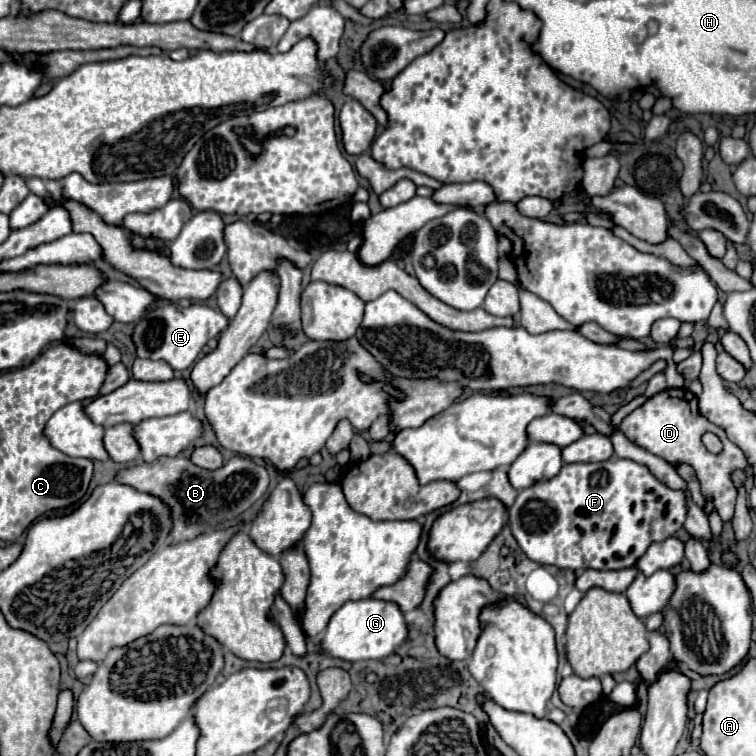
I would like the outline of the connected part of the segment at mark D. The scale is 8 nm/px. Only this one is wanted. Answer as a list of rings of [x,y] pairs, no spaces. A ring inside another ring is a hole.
[[[663,390],[659,394],[655,394],[653,398],[649,398],[641,408],[633,410],[621,424],[619,428],[623,430],[623,434],[635,442],[637,446],[645,448],[647,452],[667,460],[669,464],[677,464],[677,462],[687,462],[695,468],[697,480],[701,482],[701,492],[707,500],[705,512],[709,514],[713,508],[719,510],[723,520],[731,520],[733,518],[733,510],[735,510],[735,496],[737,496],[737,488],[731,482],[731,472],[733,470],[741,470],[747,466],[747,460],[743,456],[743,452],[729,442],[729,438],[725,436],[725,432],[711,424],[709,420],[705,420],[705,416],[699,414],[697,410],[697,402],[695,396],[687,390],[683,390],[681,398],[675,398],[675,392],[671,390]],[[705,432],[713,432],[719,436],[719,440],[723,442],[723,450],[719,454],[711,454],[703,442],[701,436]]]

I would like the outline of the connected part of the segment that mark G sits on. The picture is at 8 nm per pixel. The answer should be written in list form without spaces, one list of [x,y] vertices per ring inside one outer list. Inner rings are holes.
[[[365,598],[345,602],[331,618],[329,626],[319,638],[321,648],[341,660],[359,662],[359,660],[381,660],[391,656],[403,642],[409,640],[409,628],[405,616],[395,602]]]

